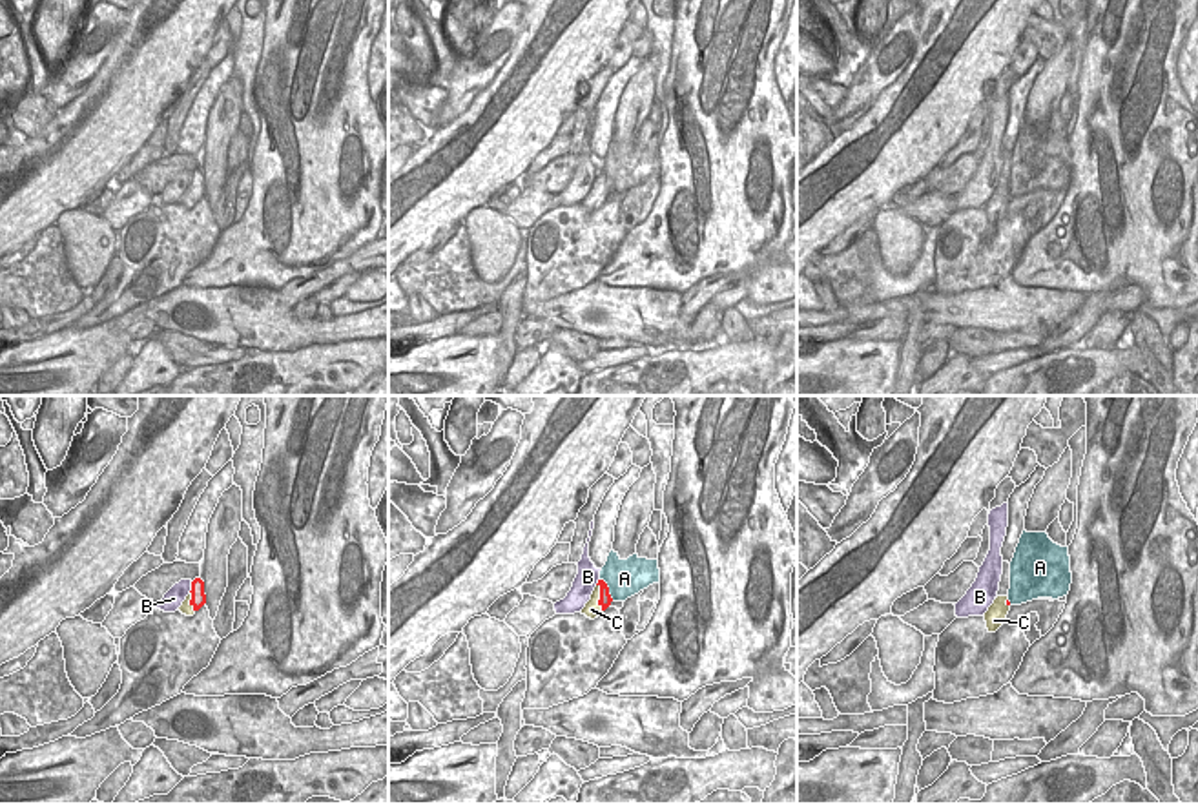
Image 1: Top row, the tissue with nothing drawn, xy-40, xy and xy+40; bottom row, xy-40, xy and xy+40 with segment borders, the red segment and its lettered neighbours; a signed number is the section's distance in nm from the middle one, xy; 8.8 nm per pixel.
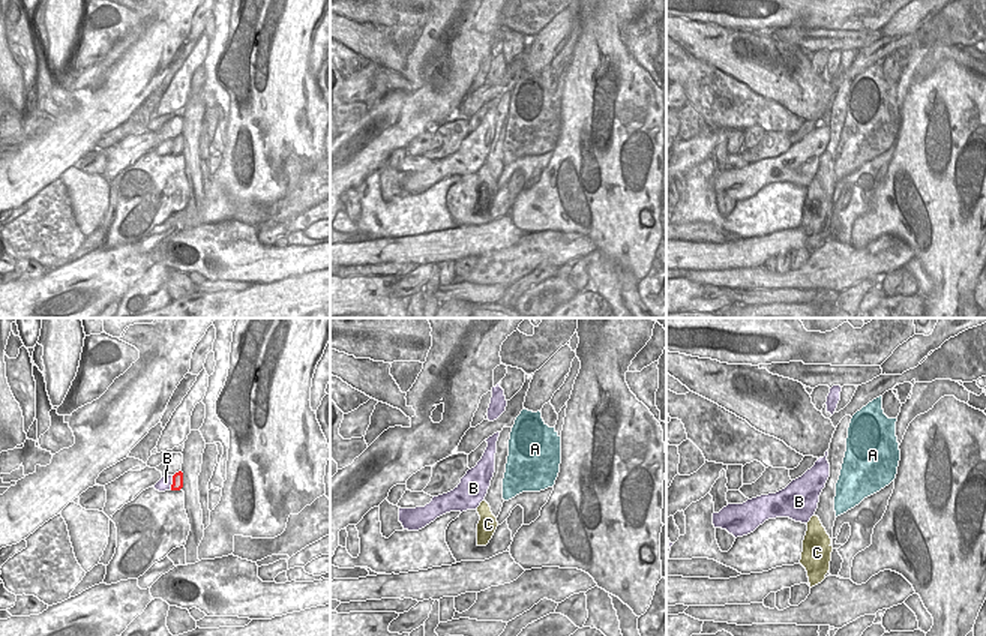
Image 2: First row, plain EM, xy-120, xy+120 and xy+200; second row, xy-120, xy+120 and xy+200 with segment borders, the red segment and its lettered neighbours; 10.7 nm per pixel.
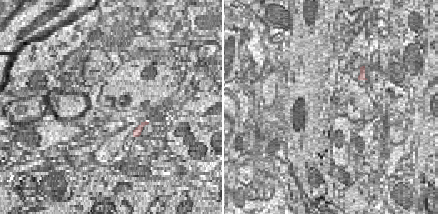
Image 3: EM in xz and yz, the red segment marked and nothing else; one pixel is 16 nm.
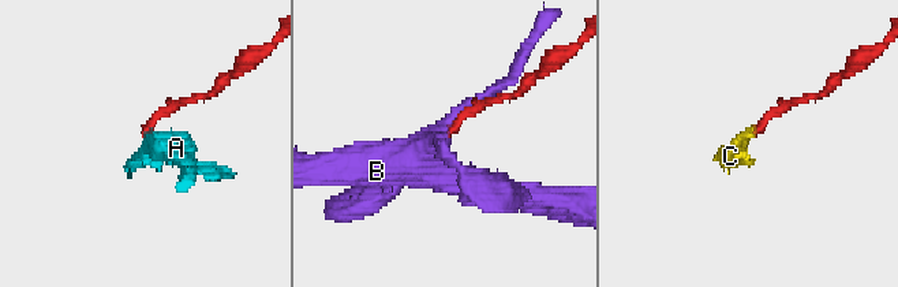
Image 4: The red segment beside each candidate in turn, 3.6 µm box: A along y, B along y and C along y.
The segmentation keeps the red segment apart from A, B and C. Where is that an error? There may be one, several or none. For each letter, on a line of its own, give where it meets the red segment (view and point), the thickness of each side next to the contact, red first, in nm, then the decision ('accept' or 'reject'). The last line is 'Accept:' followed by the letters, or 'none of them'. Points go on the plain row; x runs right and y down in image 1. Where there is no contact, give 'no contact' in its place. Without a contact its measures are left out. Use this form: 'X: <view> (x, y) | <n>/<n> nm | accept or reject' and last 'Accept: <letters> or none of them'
A: xy (608, 181) | 100/320 nm | reject
B: xy-40 (192, 179) | 130/170 nm | reject
C: xy (600, 190) | 100/140 nm | reject
Accept: none of them

